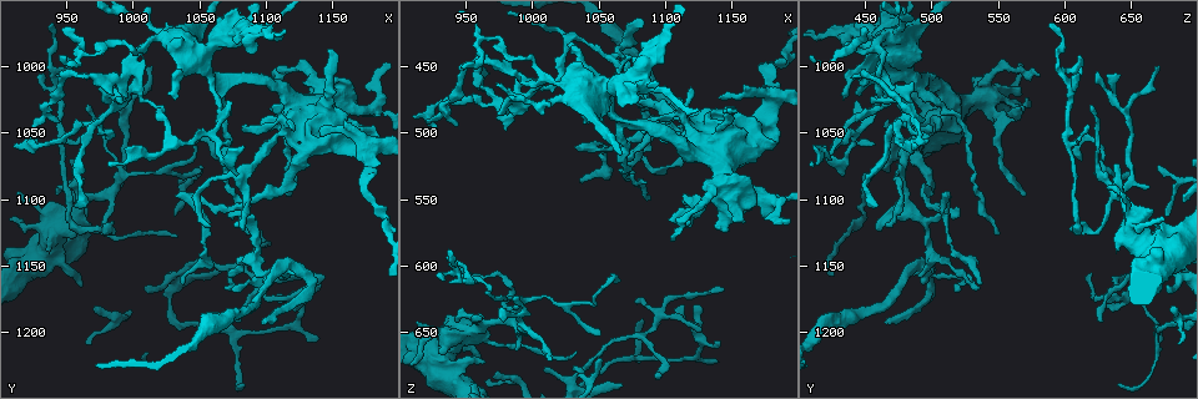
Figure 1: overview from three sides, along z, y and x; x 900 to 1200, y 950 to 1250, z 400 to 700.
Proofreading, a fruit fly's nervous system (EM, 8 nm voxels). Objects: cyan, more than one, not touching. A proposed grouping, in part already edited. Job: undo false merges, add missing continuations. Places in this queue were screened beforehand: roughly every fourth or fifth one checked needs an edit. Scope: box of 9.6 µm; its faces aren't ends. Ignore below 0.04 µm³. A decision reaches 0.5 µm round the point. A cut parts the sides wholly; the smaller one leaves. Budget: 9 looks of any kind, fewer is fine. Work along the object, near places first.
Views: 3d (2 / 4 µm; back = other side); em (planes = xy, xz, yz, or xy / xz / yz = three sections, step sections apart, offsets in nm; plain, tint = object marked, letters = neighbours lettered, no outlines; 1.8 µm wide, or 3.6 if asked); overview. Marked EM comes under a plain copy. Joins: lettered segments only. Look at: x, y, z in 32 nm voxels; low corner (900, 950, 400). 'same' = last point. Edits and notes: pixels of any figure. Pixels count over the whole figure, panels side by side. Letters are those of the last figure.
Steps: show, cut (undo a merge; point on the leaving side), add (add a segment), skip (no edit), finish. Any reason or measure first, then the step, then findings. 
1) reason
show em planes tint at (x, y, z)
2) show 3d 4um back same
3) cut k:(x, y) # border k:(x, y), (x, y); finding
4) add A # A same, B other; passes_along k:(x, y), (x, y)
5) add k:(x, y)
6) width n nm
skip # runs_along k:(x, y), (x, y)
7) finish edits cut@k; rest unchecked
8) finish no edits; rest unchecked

calibre changes
show 3d 2um at (1174, 1032, 546)

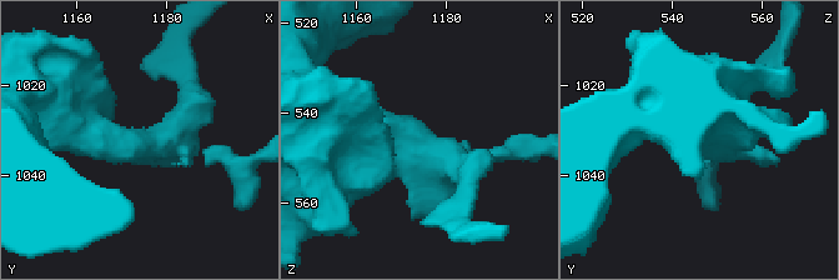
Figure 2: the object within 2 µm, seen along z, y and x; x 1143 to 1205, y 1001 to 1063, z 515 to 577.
show em planes tint at (1174, 1033, 548)

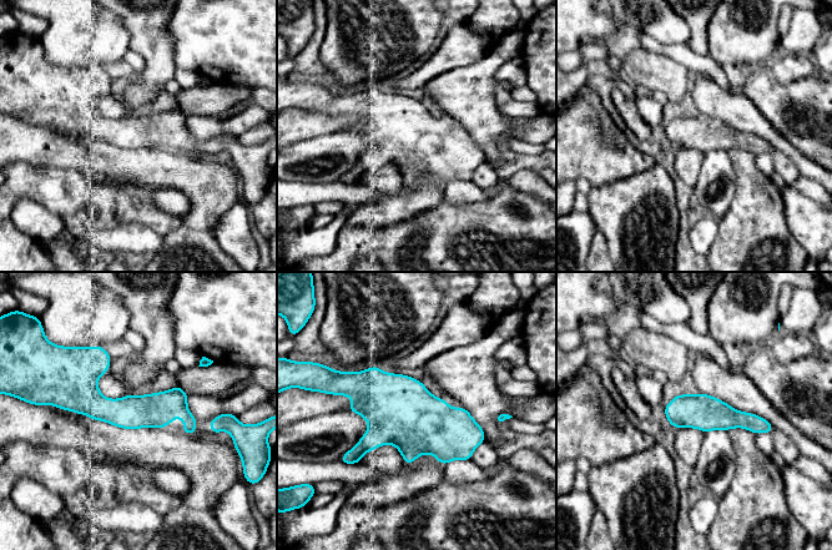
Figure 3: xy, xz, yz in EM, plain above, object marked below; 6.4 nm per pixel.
show em planes letters same

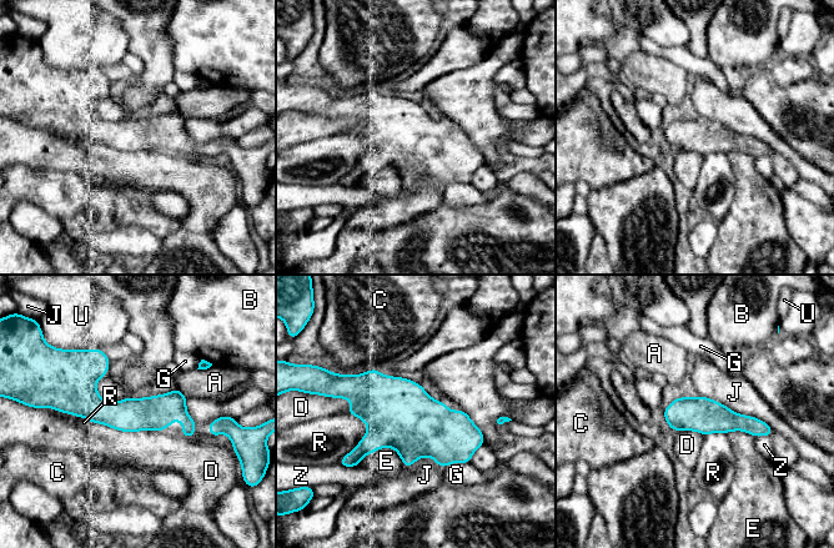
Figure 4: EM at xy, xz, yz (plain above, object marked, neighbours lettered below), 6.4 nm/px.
longest_contact J 550 nm
skip # A other, B other, C other, D other, E other, G other, J other, R other, U other, Z other; runs_along 4:(63, 401), (177, 413), (191, 432); one neuron here

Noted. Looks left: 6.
three arms meet
show 3d 4um at (1114, 1150, 492)

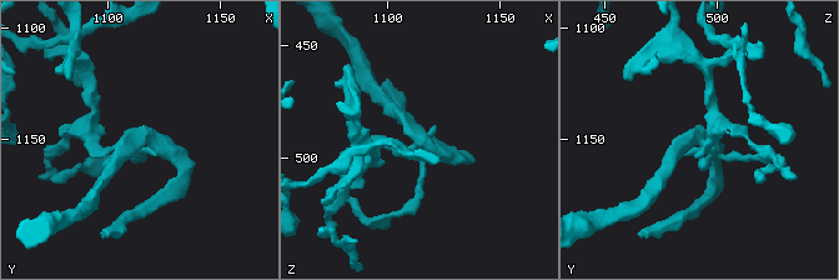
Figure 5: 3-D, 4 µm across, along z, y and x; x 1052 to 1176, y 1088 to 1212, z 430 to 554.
show em xy step 8 tint at (1114, 1151, 494)

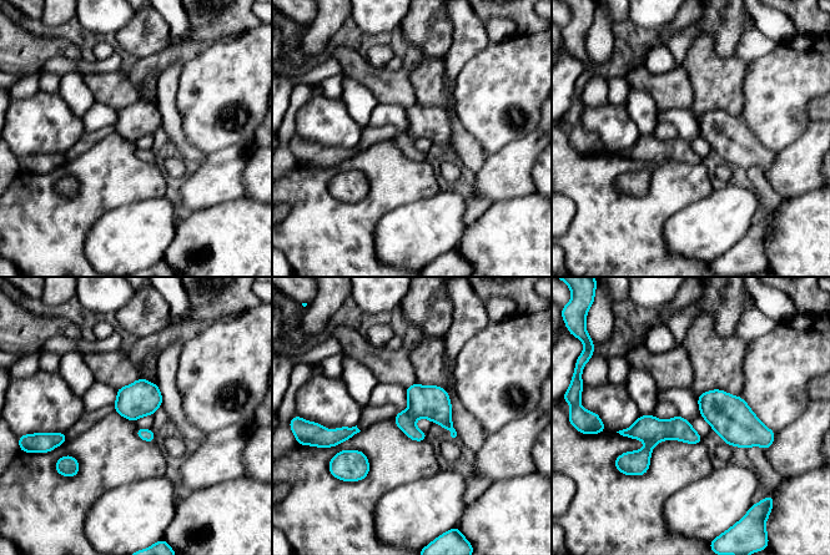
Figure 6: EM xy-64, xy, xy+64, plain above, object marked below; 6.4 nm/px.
cut it another way
show em planes letters same

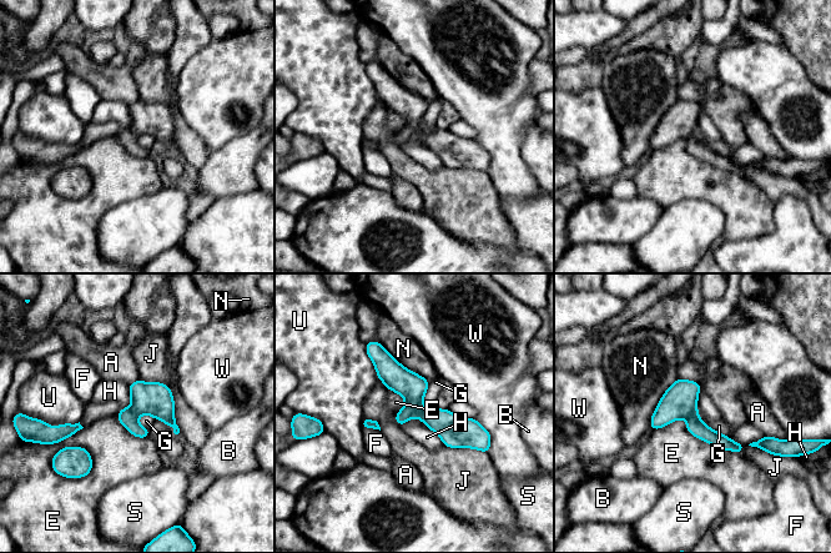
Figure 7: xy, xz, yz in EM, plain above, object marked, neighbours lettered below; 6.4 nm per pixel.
cut 7:(396, 377) # A other, B other, E other, F other, G other, H other, J other, N other, S other, U other, W other; border 7:(406, 405), (416, 416); a second neuron is stuck on

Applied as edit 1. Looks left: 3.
redraw
show overview

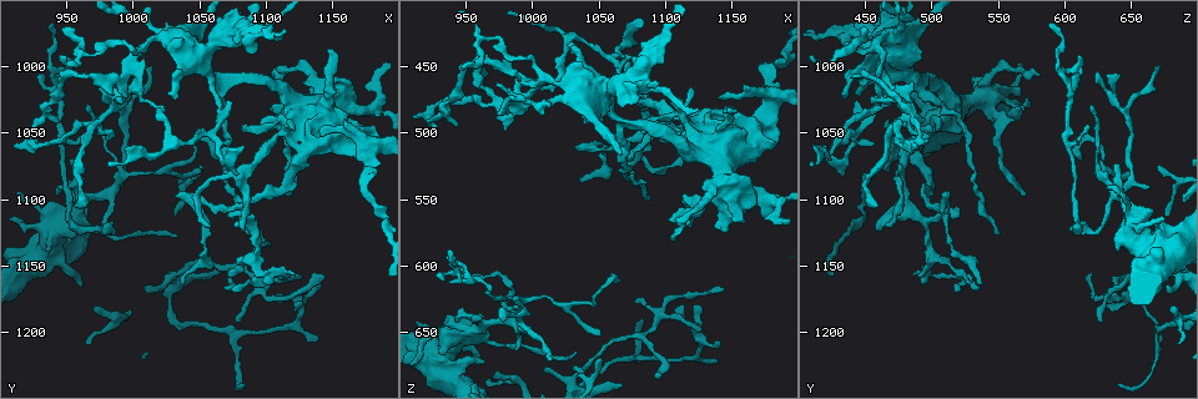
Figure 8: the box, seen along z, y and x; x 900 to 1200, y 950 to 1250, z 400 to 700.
thin neck
show em planes letters at (1108, 1052, 488)

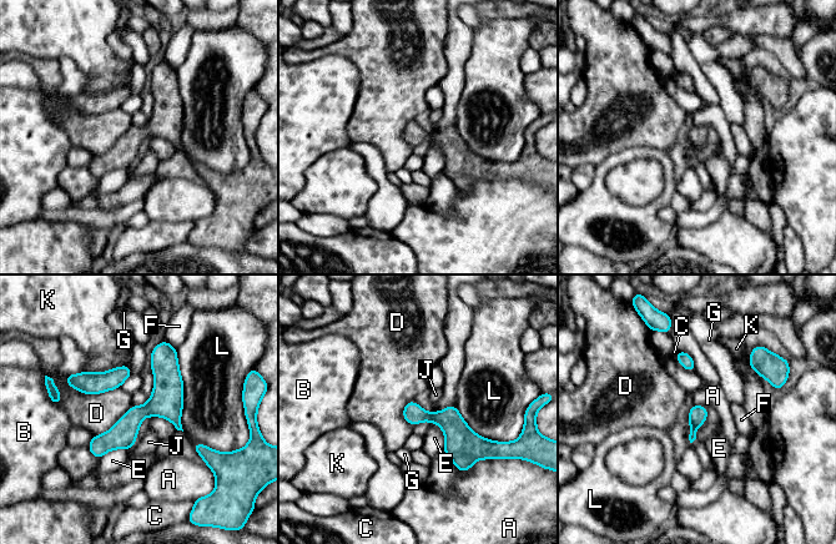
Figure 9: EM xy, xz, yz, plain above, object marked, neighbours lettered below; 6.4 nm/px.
skip # A other, B other, C other, D other, E other, F other, G other, J other, K other, L other; border 9:(493, 458), (458, 471); all the same neuron

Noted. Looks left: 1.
finish edits cut@7; rest unchecked

